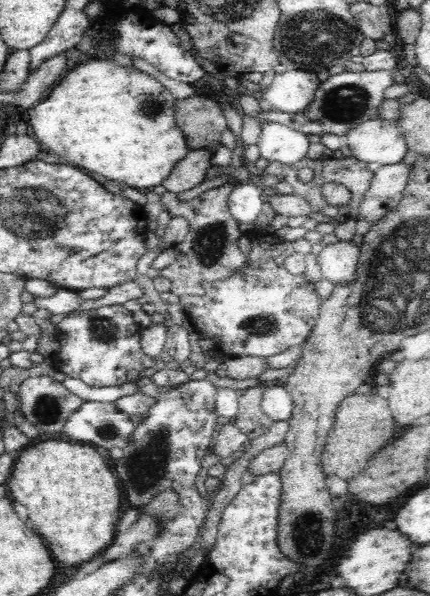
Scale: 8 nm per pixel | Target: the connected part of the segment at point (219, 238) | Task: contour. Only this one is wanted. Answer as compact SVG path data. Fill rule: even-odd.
M225 183L201 193L190 201L179 201L177 194L170 191L161 195L162 210L167 207L173 217L186 218L190 223L186 238L172 248L177 254L175 261L160 269L160 275L171 280L171 294L179 297L184 294L204 296L204 282L230 278L234 272L250 263L247 262L245 252L240 251L238 246L238 240L244 233L238 229L239 222L228 208L228 196L234 190L234 186L238 186L238 183Z

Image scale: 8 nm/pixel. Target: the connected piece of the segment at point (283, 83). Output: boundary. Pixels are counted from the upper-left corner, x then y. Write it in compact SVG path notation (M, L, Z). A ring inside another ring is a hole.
M288 70L276 73L261 96L280 112L302 112L313 102L320 84L318 75L306 70Z

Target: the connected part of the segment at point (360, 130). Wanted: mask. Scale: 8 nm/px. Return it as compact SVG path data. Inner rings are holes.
M381 117L350 126L343 138L354 157L363 163L378 162L380 166L403 162L409 149L406 137L398 130L395 121Z

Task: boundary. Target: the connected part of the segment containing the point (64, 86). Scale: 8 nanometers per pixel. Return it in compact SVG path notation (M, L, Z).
M93 58L87 62L80 62L71 66L68 74L63 78L64 80L58 82L58 84L50 90L50 94L44 97L42 102L38 101L37 104L27 112L29 114L29 132L33 134L33 136L36 136L42 149L45 149L53 156L54 154L58 154L62 160L62 164L82 166L82 168L86 168L88 172L98 172L98 174L102 174L102 176L106 176L106 178L110 178L110 180L121 182L128 187L150 189L151 187L158 186L158 184L162 184L162 182L168 178L168 174L172 172L172 169L191 151L188 149L188 145L186 145L186 135L182 133L182 129L176 124L174 114L177 100L162 83L158 82L149 74L136 68L132 69L120 65L111 59L104 60Z

